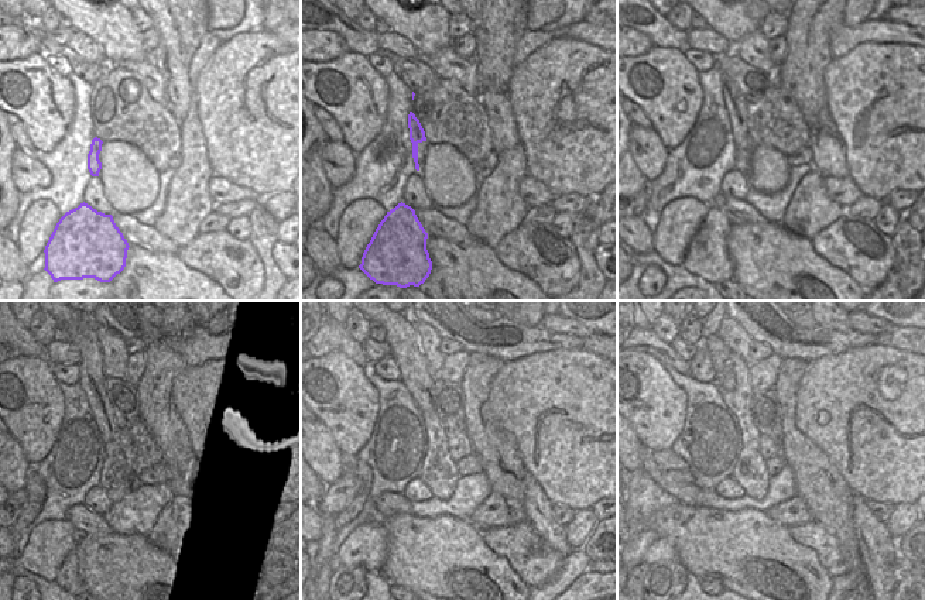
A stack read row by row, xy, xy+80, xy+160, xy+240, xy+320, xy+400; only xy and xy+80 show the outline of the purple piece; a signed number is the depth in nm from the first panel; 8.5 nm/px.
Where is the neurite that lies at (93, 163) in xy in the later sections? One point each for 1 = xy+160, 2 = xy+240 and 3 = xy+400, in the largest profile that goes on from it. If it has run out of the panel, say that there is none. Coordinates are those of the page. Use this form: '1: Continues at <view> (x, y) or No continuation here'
1: Continues at xy+160 (737, 108)
2: Continues at xy+240 (82, 331)
3: Continues at xy+400 (719, 353)

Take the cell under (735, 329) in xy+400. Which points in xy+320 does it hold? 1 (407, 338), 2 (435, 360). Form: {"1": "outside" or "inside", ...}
{"1": "outside", "2": "inside"}

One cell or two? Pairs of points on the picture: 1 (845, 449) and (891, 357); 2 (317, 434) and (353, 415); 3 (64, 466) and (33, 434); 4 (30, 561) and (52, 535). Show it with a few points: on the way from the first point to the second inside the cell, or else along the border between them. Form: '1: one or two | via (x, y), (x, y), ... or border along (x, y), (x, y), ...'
1: one | via (845, 424), (846, 412), (866, 391), (866, 374)
2: two | border along (317, 418), (341, 452)
3: two | border along (62, 421), (51, 451), (36, 463)
4: one | via (36, 555), (50, 541)

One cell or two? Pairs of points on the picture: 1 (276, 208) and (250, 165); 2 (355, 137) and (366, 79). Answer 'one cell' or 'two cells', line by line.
1: two cells
2: one cell

